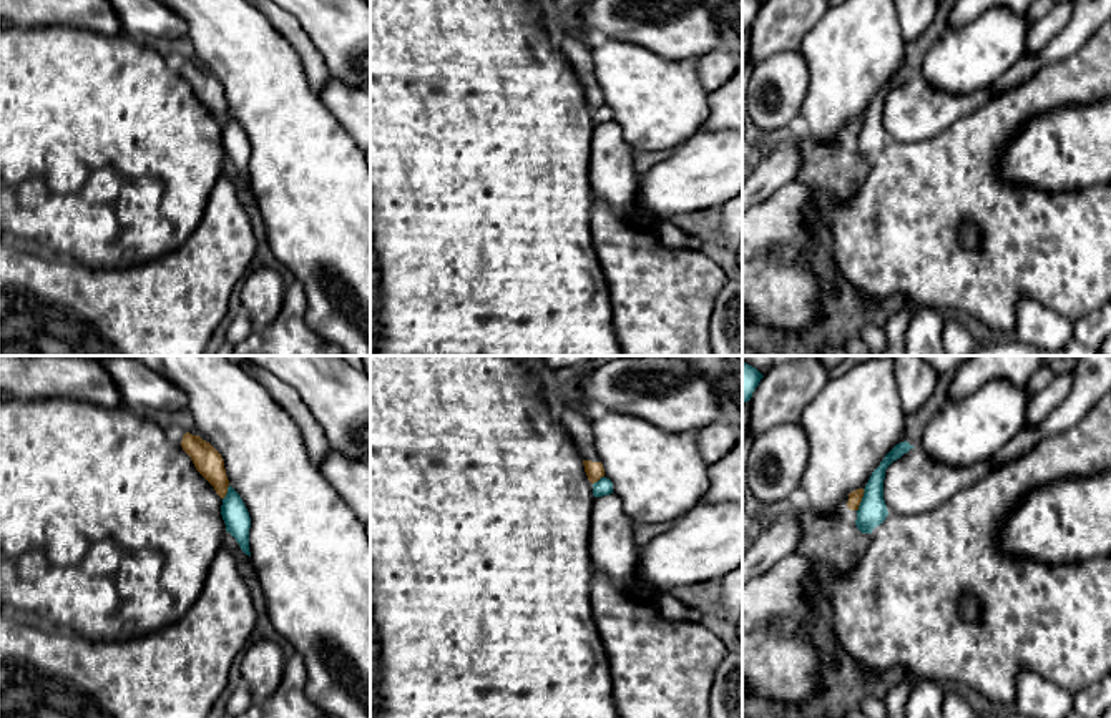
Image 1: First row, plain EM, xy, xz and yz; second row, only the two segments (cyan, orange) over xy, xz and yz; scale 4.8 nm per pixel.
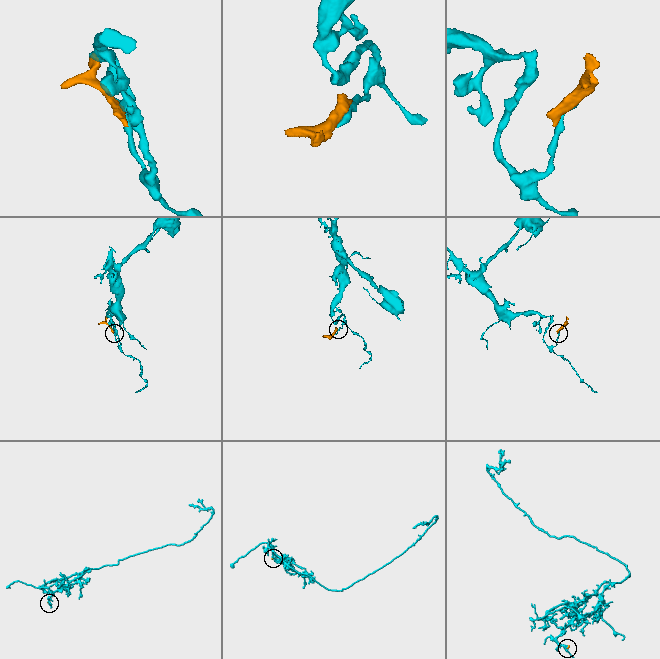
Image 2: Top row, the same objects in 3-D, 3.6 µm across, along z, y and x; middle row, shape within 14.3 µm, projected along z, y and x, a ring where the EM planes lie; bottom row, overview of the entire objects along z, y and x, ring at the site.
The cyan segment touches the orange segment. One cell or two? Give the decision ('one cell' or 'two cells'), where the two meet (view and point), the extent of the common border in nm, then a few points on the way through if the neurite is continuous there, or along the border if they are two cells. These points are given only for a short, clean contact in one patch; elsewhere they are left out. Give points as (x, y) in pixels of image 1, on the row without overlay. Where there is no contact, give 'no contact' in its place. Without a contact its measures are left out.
two cells | yz (862, 128) | 120 nm

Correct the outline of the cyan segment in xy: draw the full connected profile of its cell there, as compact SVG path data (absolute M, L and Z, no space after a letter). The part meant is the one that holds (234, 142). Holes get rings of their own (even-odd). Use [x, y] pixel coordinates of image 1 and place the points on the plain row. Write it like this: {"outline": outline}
{"outline": "M231 113L228 115L228 121L223 126L221 143L226 151L226 160L229 160L239 171L241 178L251 184L249 180L251 145L242 126Z"}

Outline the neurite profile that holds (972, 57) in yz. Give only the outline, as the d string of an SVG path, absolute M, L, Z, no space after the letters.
M991 8L980 18L948 28L927 52L920 75L937 90L967 95L991 90L1023 55L1030 23L1008 8Z

